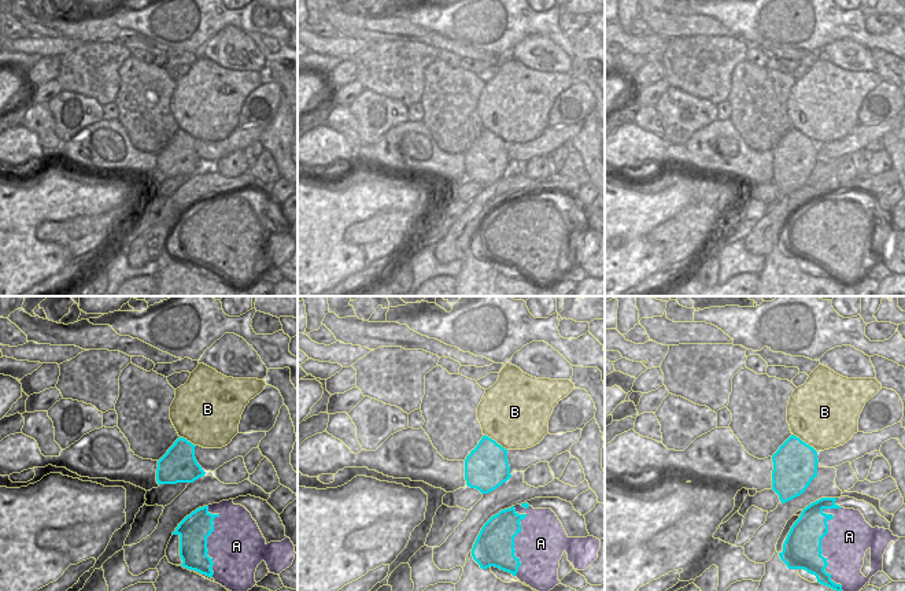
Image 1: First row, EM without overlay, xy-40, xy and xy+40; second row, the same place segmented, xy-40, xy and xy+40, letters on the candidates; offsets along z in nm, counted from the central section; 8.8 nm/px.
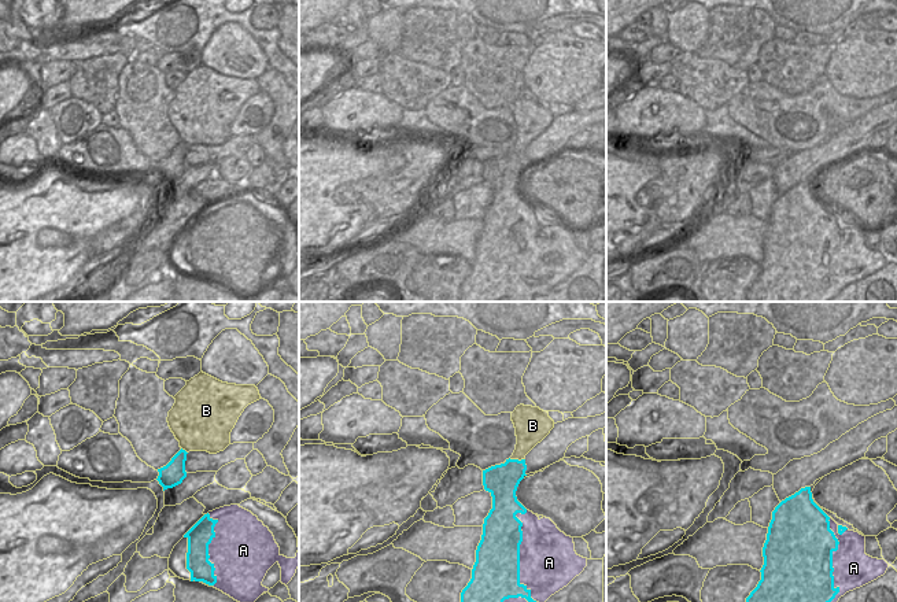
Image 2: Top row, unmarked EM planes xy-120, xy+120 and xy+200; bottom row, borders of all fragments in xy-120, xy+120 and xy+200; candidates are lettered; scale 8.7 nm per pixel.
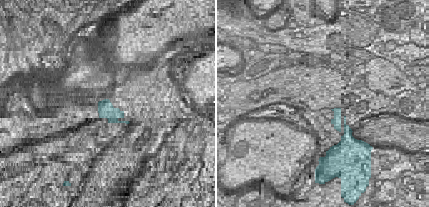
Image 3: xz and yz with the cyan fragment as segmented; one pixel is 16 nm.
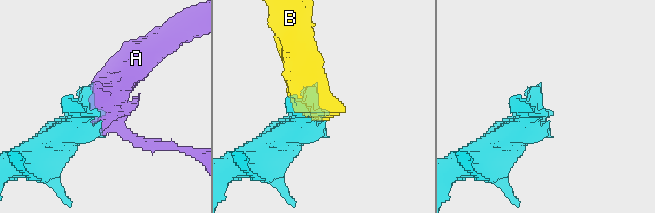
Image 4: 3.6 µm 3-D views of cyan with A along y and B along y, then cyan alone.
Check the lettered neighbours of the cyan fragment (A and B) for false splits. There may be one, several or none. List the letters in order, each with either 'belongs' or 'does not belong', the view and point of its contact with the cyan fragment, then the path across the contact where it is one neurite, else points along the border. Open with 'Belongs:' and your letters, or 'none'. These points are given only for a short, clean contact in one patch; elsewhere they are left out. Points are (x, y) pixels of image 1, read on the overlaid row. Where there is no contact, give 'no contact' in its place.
Belongs: none
A: does not belong | xy+40 (820, 547)
B: does not belong | xy+40 (804, 442)

